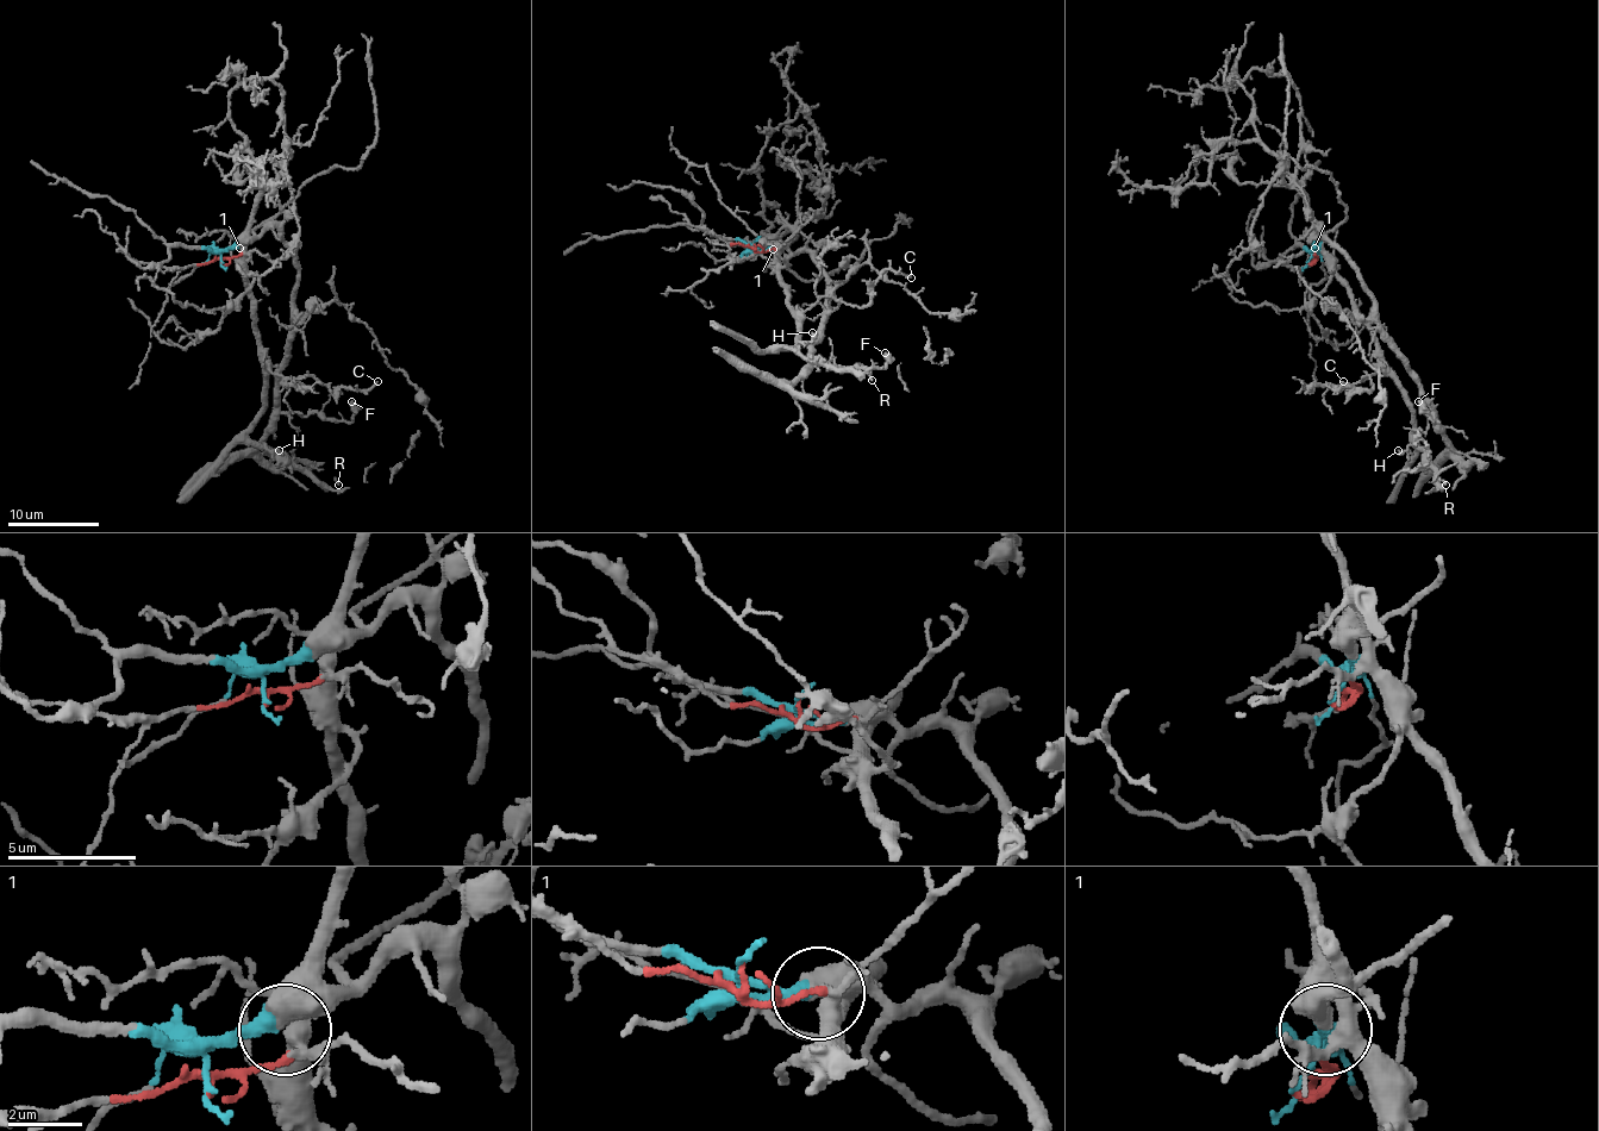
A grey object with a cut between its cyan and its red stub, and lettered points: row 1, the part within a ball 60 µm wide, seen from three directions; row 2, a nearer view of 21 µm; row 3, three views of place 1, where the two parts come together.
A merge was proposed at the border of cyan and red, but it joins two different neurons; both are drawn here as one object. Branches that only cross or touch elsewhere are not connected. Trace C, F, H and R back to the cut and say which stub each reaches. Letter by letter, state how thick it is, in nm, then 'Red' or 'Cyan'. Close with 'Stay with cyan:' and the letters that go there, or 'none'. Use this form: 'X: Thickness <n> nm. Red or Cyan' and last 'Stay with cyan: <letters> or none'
C: Thickness 190 nm. Red
F: Thickness 460 nm. Cyan
H: Thickness 190 nm. Red
R: Thickness 120 nm. Red
Stay with cyan: F

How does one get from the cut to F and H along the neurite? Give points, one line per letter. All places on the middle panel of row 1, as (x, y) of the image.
F: (754, 243), (809, 251), (826, 279), (813, 366), (882, 366), (884, 352)
H: (754, 243), (759, 251), (774, 254), (776, 276), (795, 311), (798, 341), (781, 348), (795, 348), (811, 331)

